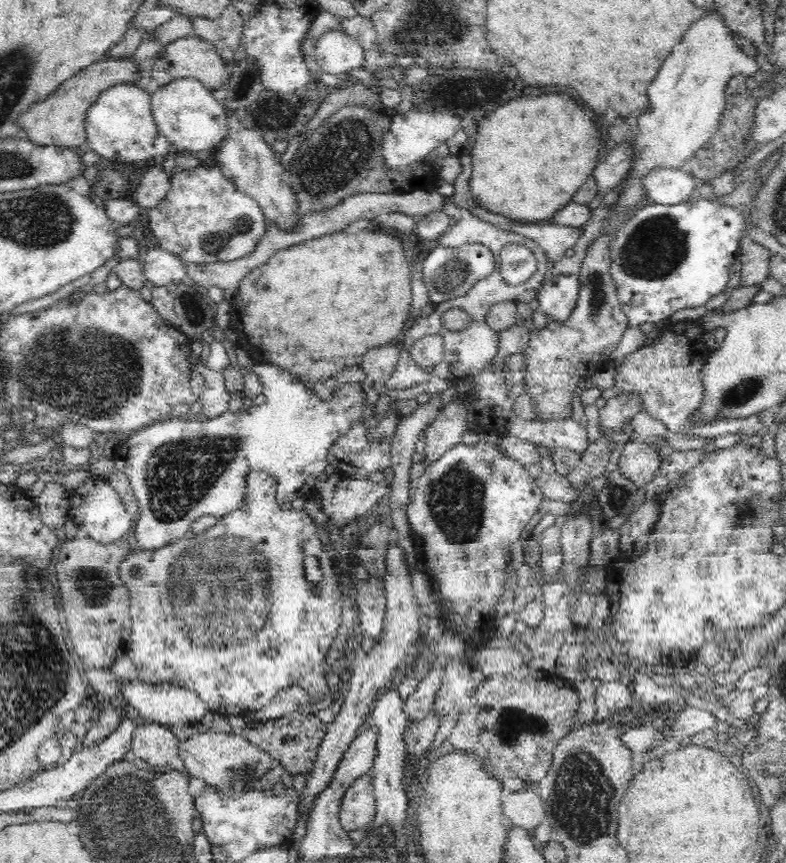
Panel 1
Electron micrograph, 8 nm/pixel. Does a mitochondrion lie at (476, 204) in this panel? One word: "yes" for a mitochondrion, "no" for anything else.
no

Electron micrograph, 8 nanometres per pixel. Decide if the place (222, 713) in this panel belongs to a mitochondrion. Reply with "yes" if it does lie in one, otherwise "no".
no

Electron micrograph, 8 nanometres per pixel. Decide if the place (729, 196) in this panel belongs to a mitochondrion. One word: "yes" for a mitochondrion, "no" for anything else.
no

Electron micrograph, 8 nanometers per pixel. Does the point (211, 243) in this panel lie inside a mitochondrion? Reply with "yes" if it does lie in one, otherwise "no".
yes

